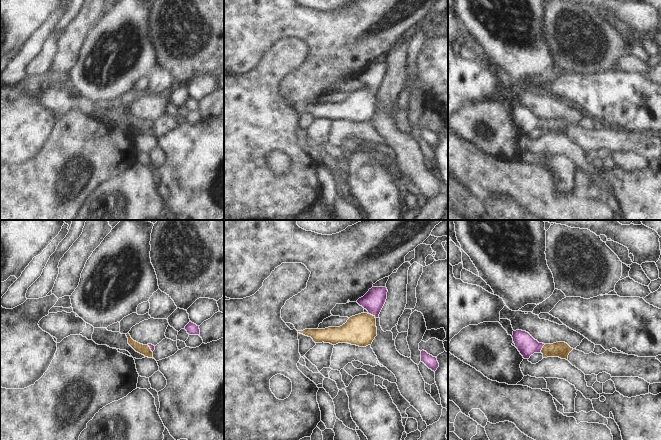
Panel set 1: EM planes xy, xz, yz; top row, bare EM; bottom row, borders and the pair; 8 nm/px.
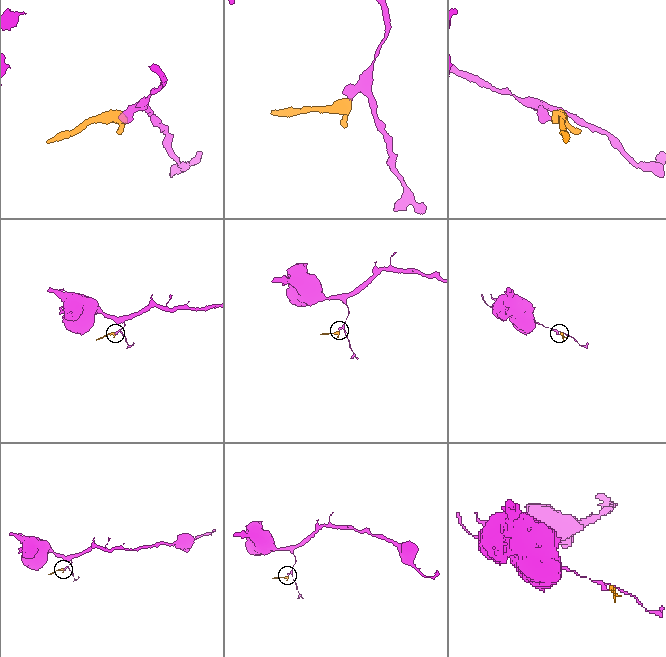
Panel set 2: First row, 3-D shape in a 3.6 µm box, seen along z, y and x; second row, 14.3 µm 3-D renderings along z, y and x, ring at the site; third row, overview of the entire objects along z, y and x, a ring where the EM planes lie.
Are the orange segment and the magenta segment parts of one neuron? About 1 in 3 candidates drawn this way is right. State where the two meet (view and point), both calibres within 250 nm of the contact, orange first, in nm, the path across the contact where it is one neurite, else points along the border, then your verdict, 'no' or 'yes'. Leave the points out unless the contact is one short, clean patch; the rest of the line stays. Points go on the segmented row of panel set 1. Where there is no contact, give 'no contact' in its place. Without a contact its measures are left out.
yz (542, 348) | 130/160 nm | across yz (559, 349), (542, 348), (528, 346), (524, 342) | yes

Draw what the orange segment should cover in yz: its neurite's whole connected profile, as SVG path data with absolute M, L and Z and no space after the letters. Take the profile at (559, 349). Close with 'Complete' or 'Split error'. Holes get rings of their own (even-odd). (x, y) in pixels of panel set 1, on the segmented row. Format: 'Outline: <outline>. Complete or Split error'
Outline: M522 330L513 331L513 342L524 359L529 359L534 353L542 353L543 358L559 357L568 360L569 353L573 350L565 342L543 344L535 340L528 332Z. Split error.

